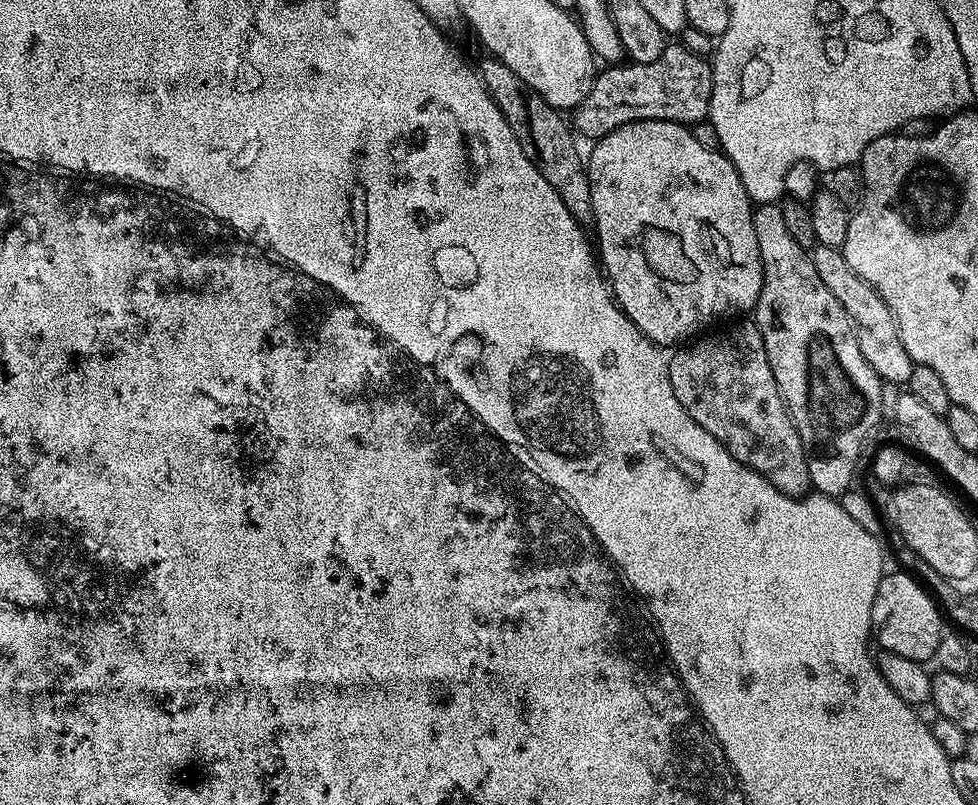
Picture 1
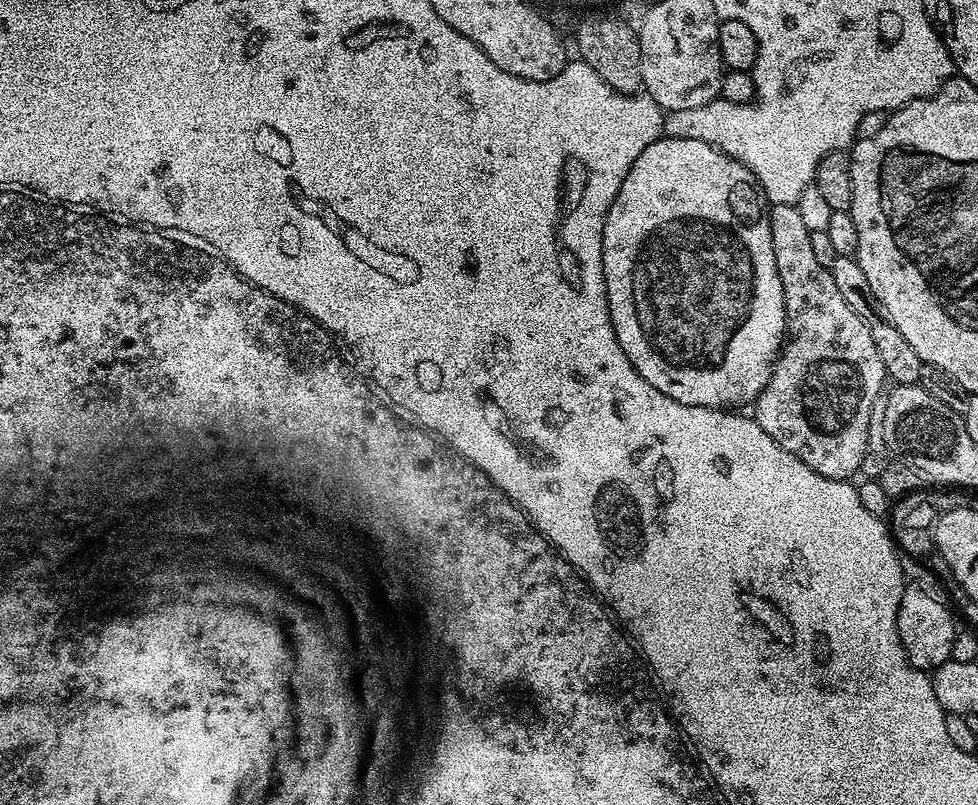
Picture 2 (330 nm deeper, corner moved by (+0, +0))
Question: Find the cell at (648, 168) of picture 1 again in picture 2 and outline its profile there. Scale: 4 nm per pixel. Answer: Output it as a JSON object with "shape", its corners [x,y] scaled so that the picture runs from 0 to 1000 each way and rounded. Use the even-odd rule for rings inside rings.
{"shape":[[[682,169],[670,174],[661,181],[661,186],[656,186],[656,191],[652,191],[616,281],[616,335],[628,415],[632,420],[632,430],[636,430],[648,460],[652,460],[652,465],[656,465],[656,470],[661,470],[669,484],[677,484],[677,489],[701,504],[753,509],[758,506],[756,502],[768,503],[772,499],[783,475],[787,475],[787,465],[804,421],[806,396],[802,384],[800,345],[796,345],[796,329],[791,327],[791,299],[787,296],[787,255],[773,227],[771,216],[767,216],[760,201],[726,181],[720,171],[711,174],[708,169]]]}

